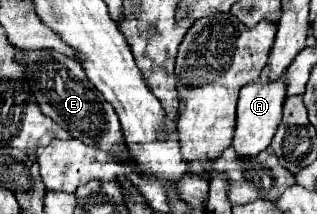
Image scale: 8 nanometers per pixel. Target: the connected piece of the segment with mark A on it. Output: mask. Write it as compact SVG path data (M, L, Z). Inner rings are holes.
M261 77L259 81L253 81L253 83L247 83L245 87L241 87L239 103L237 103L237 129L235 129L235 137L233 137L233 147L239 157L257 155L269 147L269 143L277 131L277 125L281 123L285 95L287 95L285 77L279 77L277 81Z

